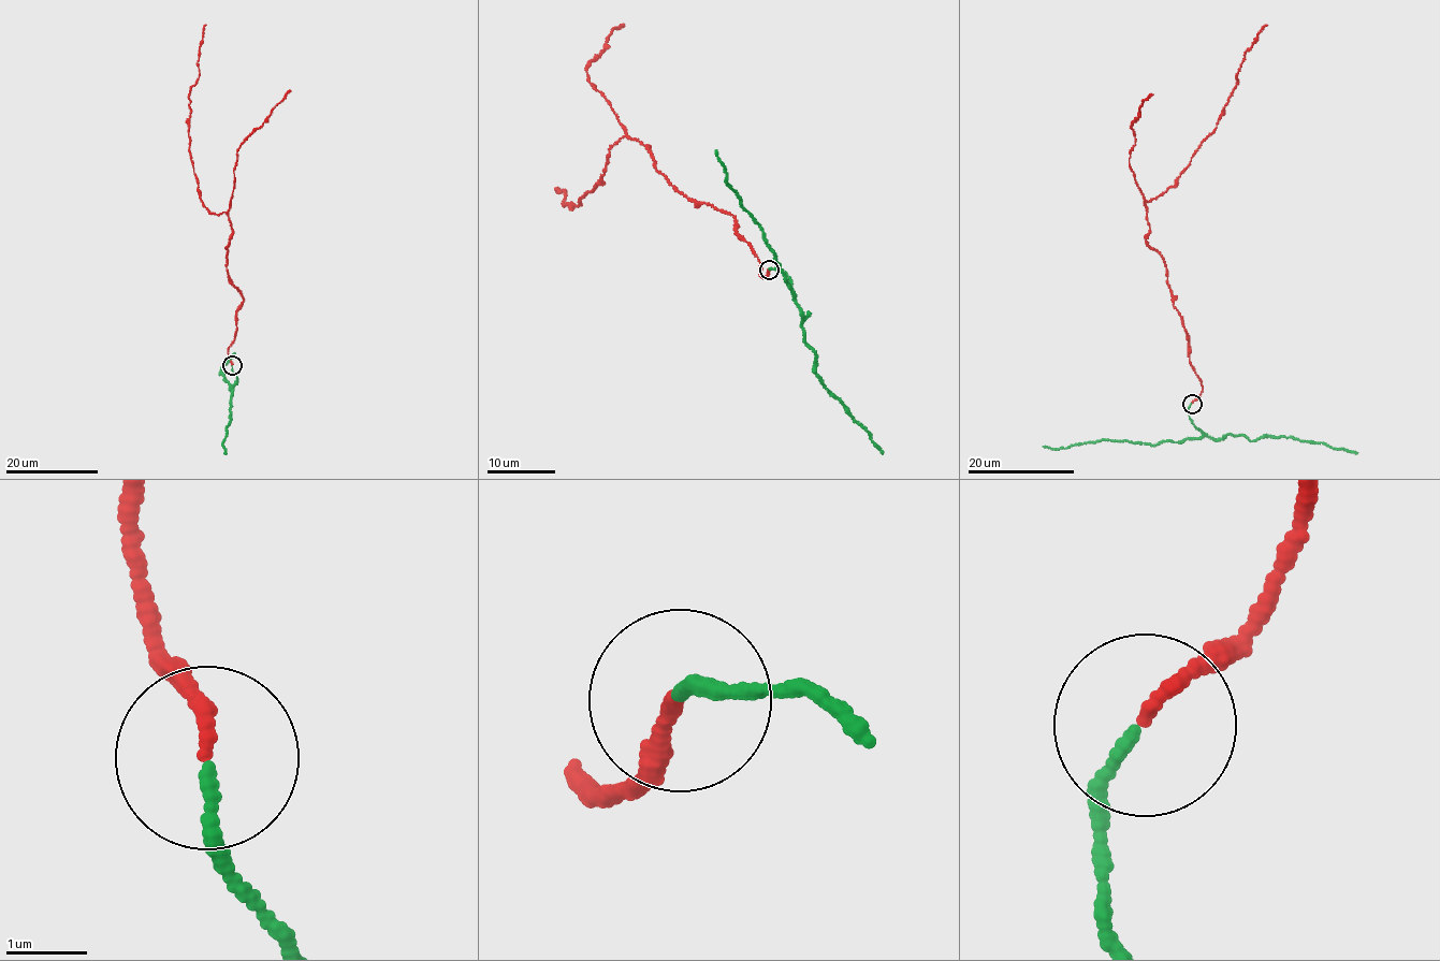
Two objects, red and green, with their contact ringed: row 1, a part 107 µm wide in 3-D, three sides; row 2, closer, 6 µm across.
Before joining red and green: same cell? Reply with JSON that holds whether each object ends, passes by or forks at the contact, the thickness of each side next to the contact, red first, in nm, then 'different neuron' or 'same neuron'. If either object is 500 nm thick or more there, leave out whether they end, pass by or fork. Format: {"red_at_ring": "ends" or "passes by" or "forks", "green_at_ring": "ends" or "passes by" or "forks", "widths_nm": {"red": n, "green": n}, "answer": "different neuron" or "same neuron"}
{"red_at_ring": "ends", "green_at_ring": "ends", "widths_nm": {"red": 160, "green": 140}, "answer": "same neuron"}

